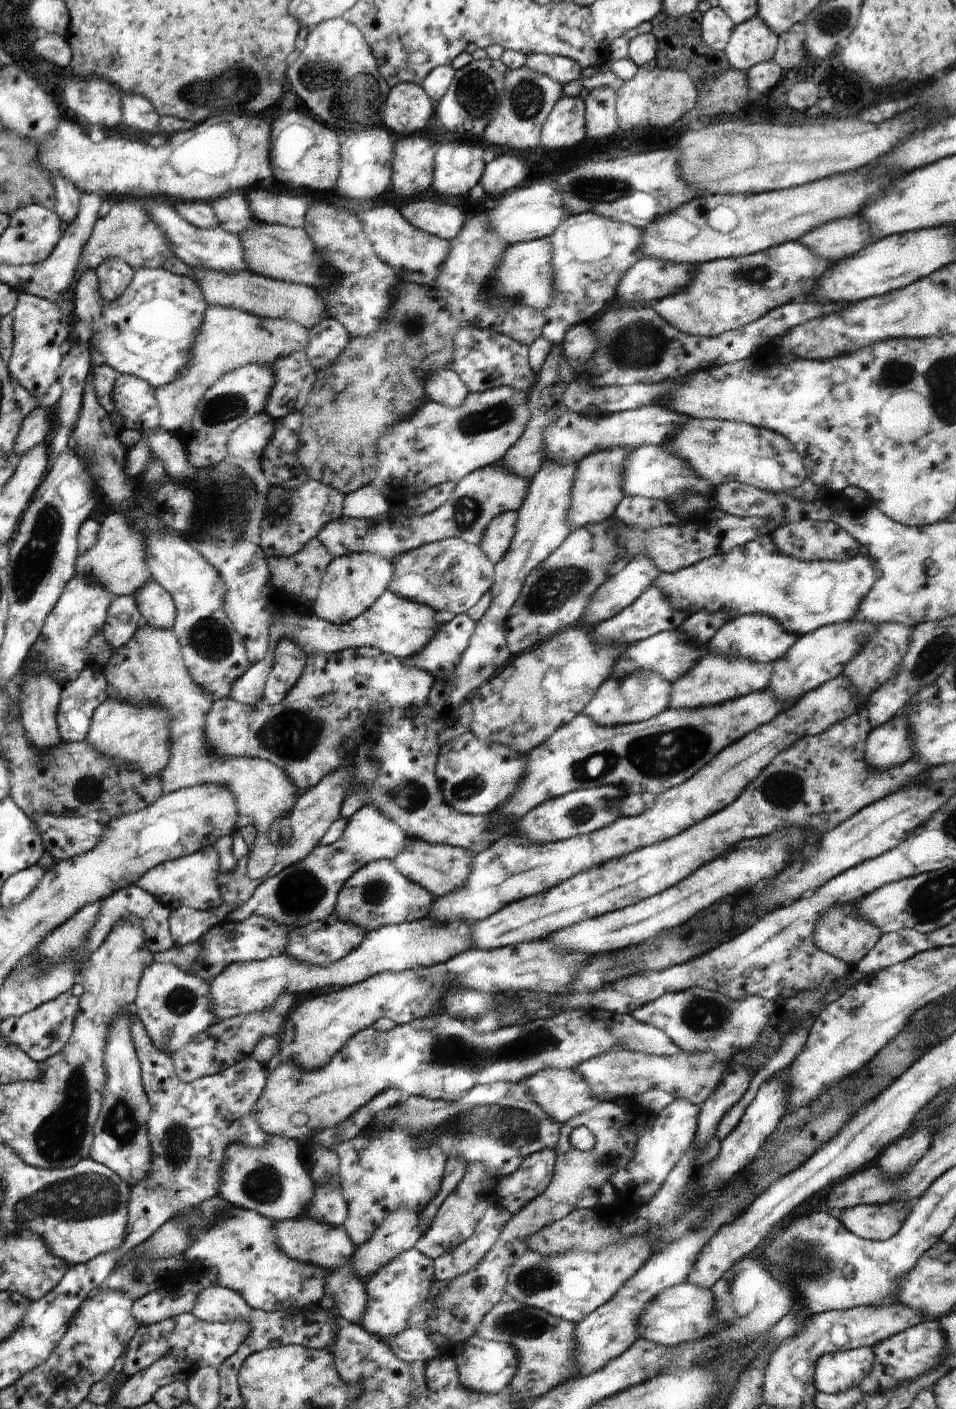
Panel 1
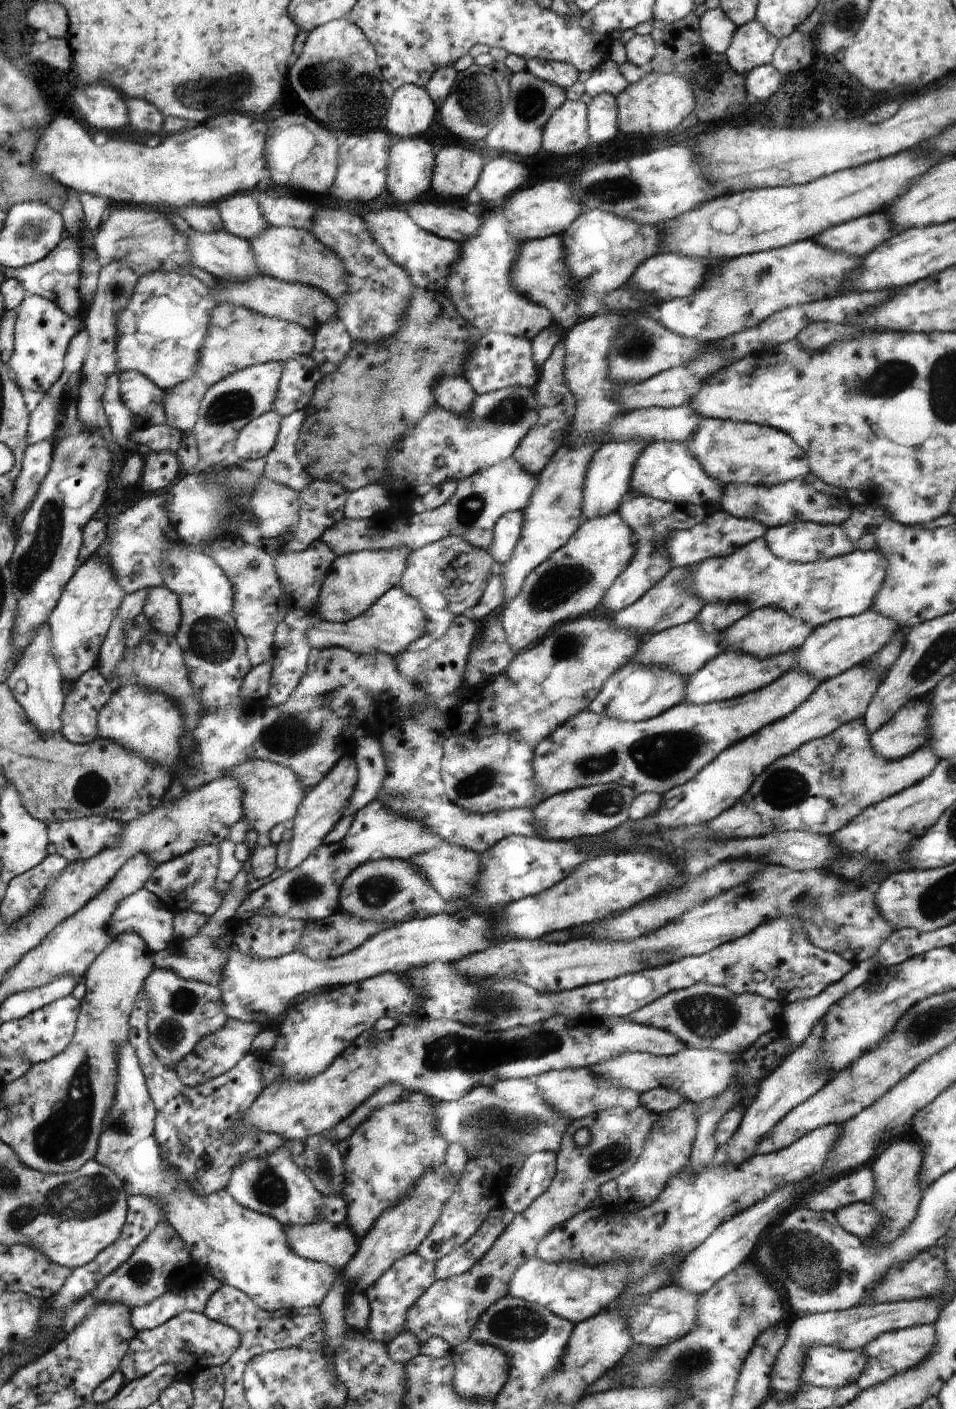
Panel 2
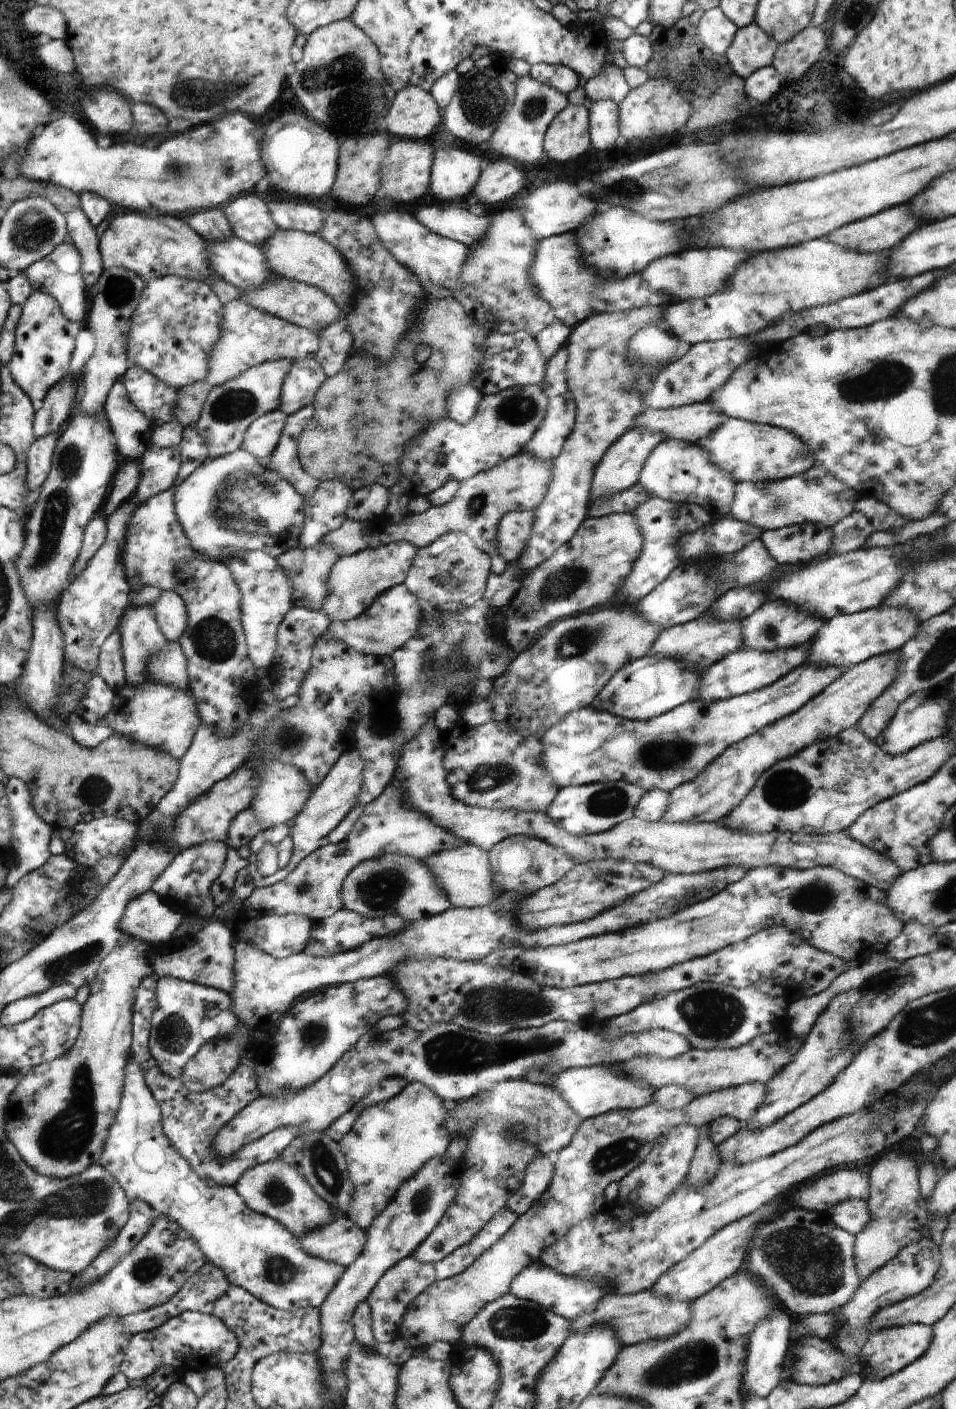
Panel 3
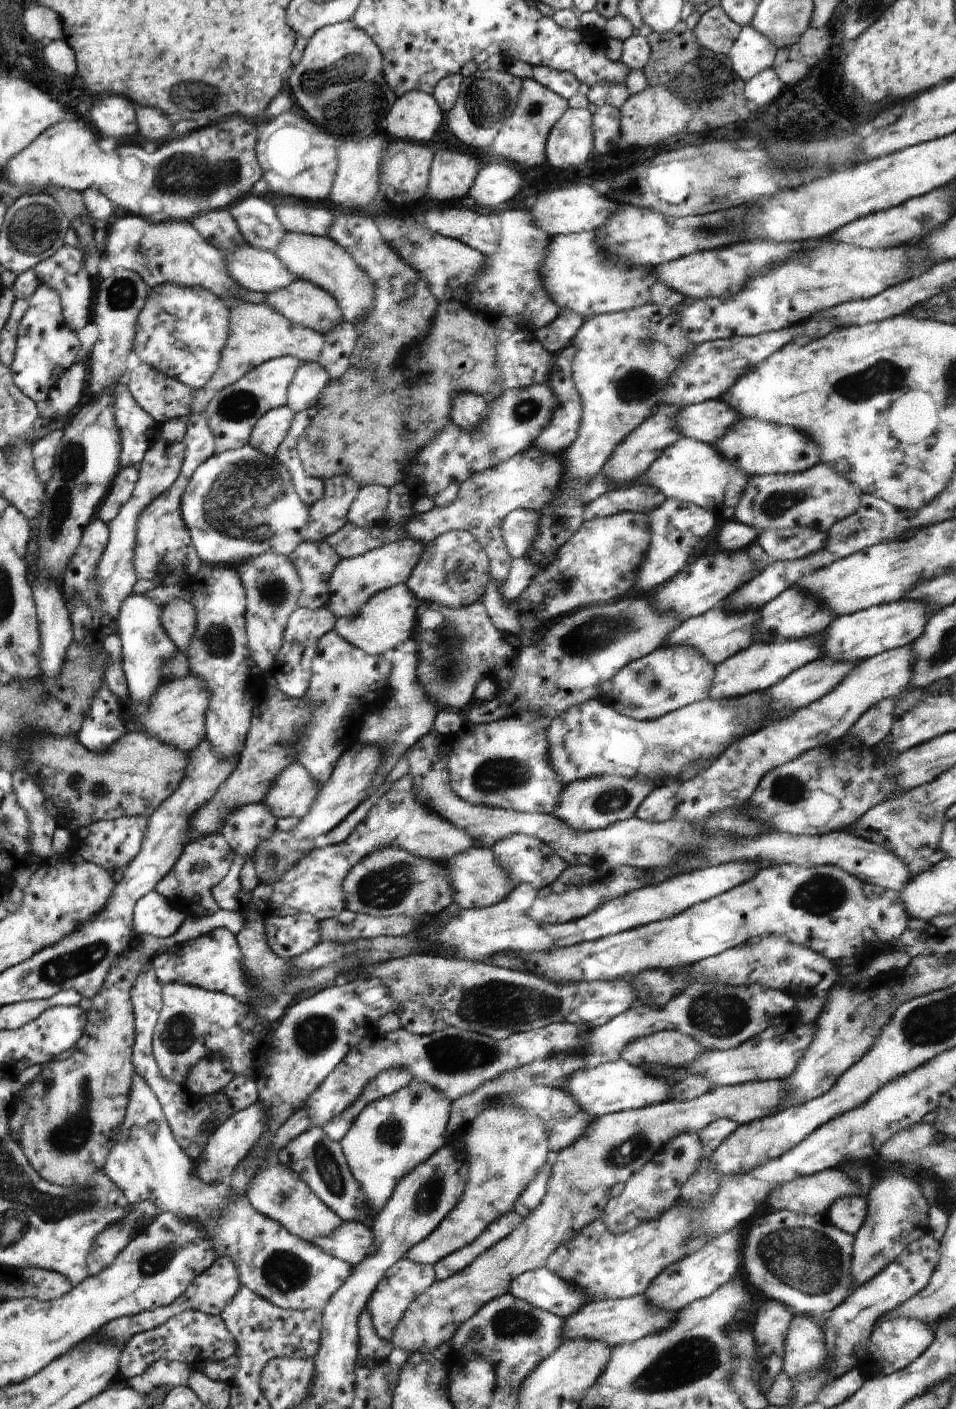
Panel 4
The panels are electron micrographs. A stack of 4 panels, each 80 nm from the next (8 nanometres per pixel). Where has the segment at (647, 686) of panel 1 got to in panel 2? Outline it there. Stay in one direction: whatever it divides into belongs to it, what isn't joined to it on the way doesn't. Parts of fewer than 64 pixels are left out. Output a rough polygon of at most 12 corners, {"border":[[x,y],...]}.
{"border":[[630,662],[592,712],[645,721],[687,700],[687,676]]}

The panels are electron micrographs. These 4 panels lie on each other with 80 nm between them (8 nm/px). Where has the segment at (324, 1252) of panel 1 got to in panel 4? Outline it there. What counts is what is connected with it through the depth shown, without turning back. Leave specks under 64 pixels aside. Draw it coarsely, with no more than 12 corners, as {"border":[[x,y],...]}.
{"border":[[343,1222],[332,1236],[312,1240],[320,1252],[352,1266],[367,1259],[370,1226]]}

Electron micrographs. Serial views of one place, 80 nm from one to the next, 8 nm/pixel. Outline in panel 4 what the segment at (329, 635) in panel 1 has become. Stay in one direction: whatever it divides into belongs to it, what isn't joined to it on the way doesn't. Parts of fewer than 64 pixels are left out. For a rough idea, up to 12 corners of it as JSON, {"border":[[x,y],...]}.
{"border":[[406,584],[377,594],[334,630],[367,654],[387,654],[414,632]]}

